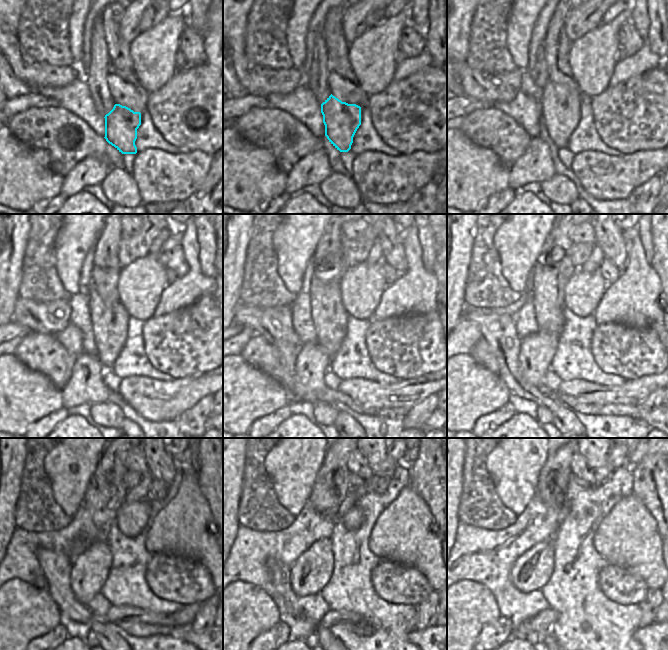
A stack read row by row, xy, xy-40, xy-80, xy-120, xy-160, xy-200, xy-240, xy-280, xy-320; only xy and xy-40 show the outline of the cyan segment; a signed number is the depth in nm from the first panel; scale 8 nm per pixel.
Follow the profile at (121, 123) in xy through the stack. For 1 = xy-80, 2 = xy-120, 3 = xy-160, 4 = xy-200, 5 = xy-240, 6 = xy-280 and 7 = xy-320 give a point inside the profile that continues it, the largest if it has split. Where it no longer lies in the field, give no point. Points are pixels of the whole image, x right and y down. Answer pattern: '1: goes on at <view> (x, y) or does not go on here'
1: goes on at xy-80 (561, 111)
2: goes on at xy-120 (109, 320)
3: goes on at xy-160 (329, 316)
4: goes on at xy-200 (551, 274)
5: goes on at xy-240 (106, 491)
6: goes on at xy-280 (331, 484)
7: goes on at xy-320 (552, 486)

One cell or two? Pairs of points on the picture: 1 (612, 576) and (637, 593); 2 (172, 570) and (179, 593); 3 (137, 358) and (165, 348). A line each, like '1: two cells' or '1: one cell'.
1: one cell
2: one cell
3: two cells

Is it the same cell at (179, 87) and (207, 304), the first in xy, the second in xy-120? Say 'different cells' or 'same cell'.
same cell

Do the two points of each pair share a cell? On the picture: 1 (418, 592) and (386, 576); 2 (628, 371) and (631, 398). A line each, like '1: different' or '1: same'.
1: same
2: different

